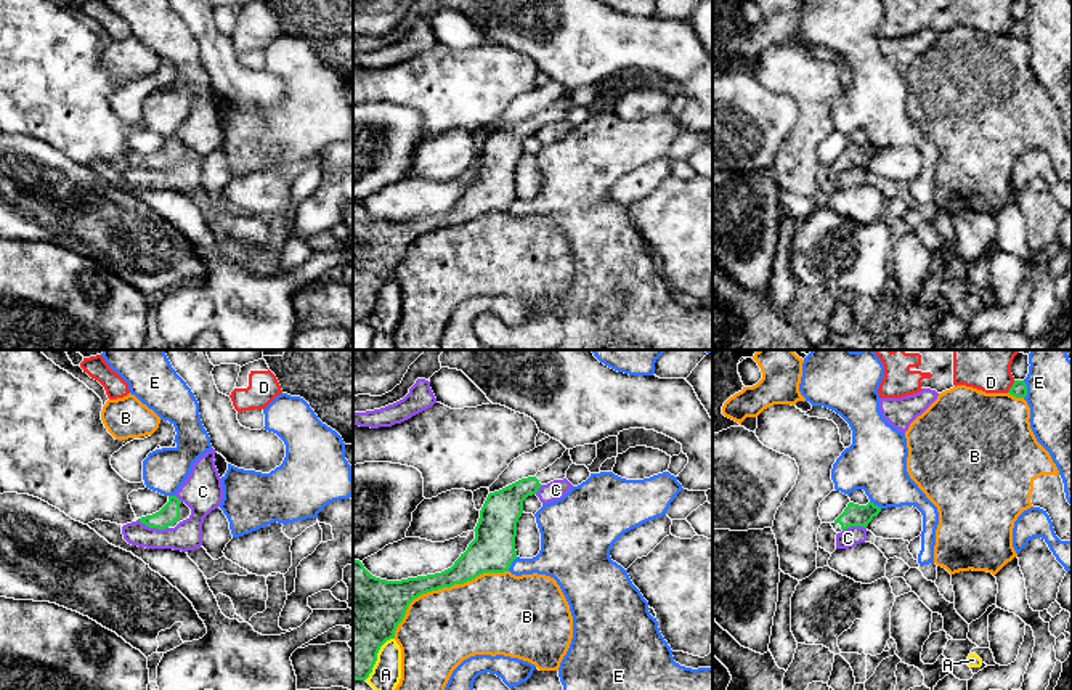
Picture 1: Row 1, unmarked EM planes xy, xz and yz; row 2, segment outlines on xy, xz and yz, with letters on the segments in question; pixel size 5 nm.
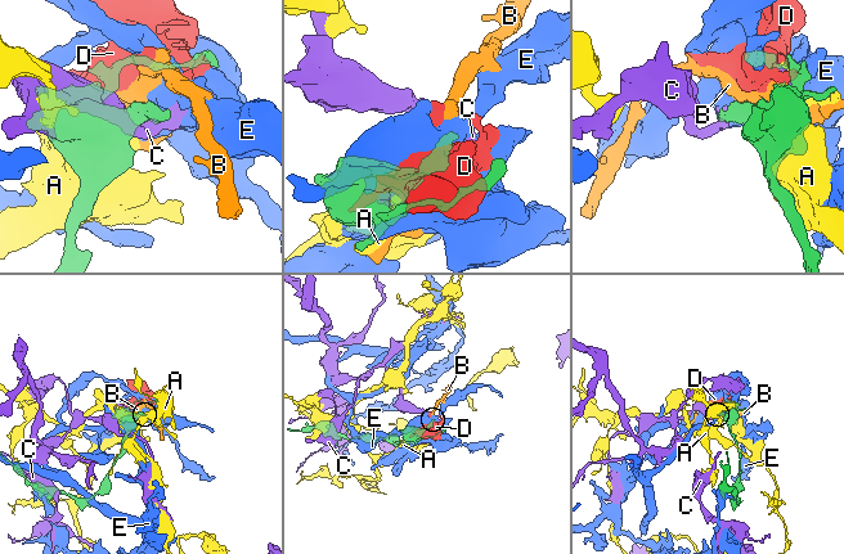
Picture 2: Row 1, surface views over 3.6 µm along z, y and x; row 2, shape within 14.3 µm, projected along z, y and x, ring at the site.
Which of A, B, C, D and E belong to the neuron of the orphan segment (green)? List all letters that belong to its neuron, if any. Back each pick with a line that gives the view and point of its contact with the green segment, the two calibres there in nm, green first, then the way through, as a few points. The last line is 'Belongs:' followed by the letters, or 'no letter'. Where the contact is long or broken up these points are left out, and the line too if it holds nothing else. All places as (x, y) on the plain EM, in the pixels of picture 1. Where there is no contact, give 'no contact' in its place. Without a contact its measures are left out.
Belongs: no letter

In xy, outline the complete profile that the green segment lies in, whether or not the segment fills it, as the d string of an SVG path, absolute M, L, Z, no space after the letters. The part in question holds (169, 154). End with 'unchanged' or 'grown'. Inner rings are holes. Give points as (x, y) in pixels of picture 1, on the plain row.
M169 136L169 143L156 154L138 159L149 168L175 168L180 162L189 159L191 149L177 136Z | grown

